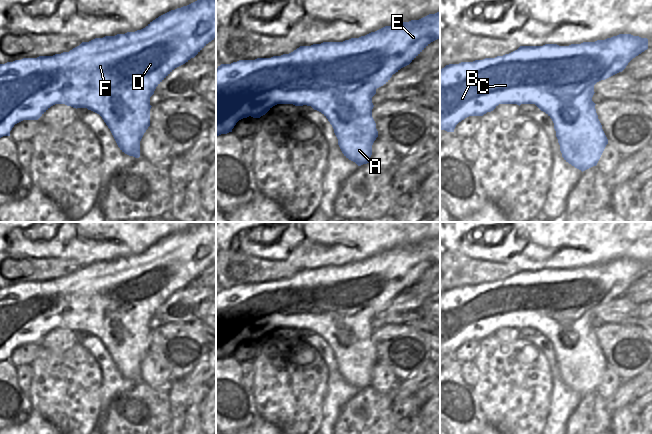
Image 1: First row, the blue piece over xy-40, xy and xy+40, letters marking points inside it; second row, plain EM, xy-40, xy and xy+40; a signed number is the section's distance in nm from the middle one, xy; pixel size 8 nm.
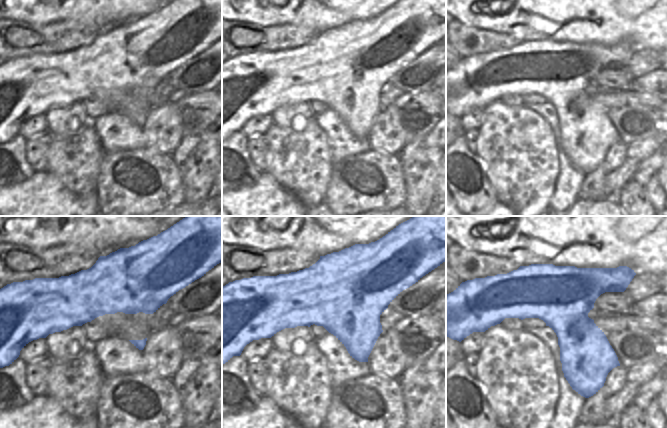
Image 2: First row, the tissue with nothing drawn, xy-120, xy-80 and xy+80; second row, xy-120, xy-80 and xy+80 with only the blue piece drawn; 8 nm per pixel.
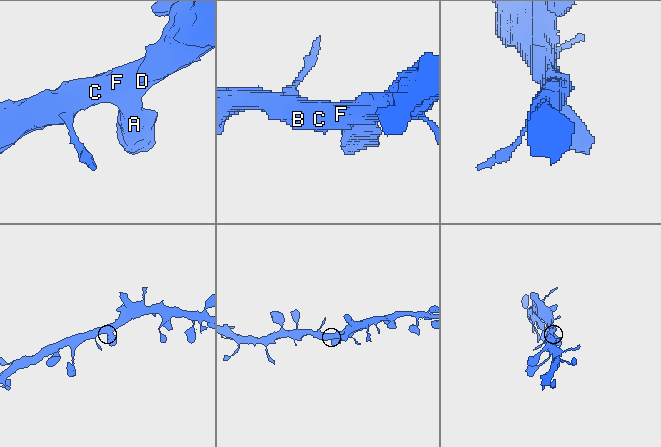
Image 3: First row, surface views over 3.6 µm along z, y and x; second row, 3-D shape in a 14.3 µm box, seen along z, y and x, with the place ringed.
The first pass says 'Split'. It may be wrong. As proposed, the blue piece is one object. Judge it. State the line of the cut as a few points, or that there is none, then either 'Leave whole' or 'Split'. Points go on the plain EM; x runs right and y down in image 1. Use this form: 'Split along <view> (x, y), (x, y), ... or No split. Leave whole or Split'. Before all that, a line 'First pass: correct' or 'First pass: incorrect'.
First pass: incorrect
No split. Leave whole.

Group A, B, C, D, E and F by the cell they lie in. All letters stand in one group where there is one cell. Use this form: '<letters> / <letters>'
A B C D E F

